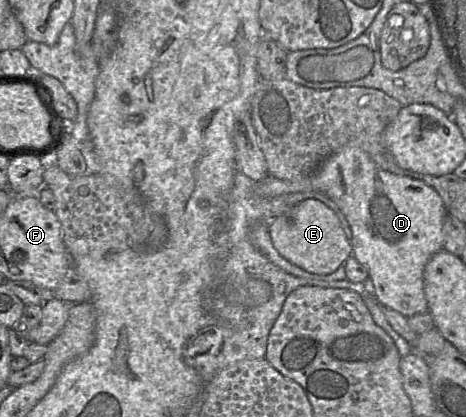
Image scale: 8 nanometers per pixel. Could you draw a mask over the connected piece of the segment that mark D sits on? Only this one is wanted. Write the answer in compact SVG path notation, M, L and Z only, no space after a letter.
M349 143L327 157L313 173L293 180L280 180L268 175L255 183L254 192L260 197L276 197L295 192L318 192L327 196L342 210L350 225L352 256L368 269L376 300L405 317L429 312L423 274L429 259L443 249L443 224L447 215L442 198L432 186L422 180L383 169L361 146Z

